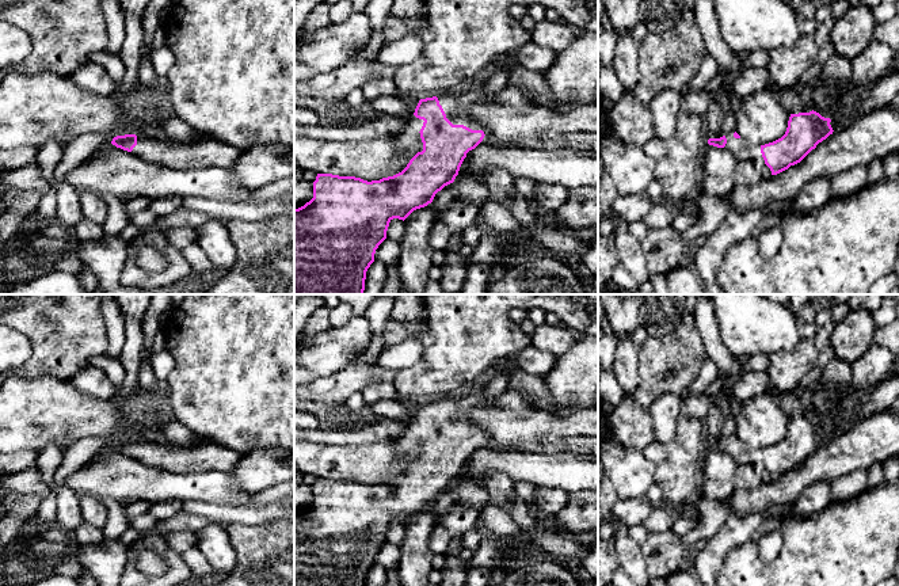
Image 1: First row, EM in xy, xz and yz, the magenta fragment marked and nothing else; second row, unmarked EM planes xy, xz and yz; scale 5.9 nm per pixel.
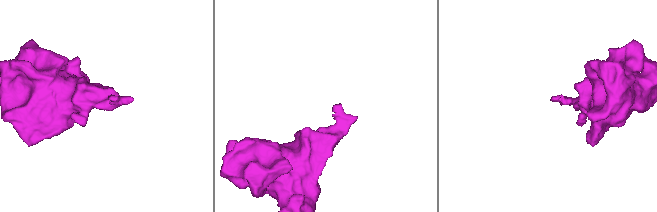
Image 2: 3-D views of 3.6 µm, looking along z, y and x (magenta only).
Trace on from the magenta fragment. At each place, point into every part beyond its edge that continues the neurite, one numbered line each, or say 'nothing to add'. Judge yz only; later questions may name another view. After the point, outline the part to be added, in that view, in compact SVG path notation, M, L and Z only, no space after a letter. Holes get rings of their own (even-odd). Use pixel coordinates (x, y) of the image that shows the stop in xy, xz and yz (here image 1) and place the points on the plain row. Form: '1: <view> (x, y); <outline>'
nothing to add

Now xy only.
1: xy (210, 456); M137 440L137 449L133 452L132 457L148 467L175 473L210 471L231 473L241 454L213 442L184 449Z

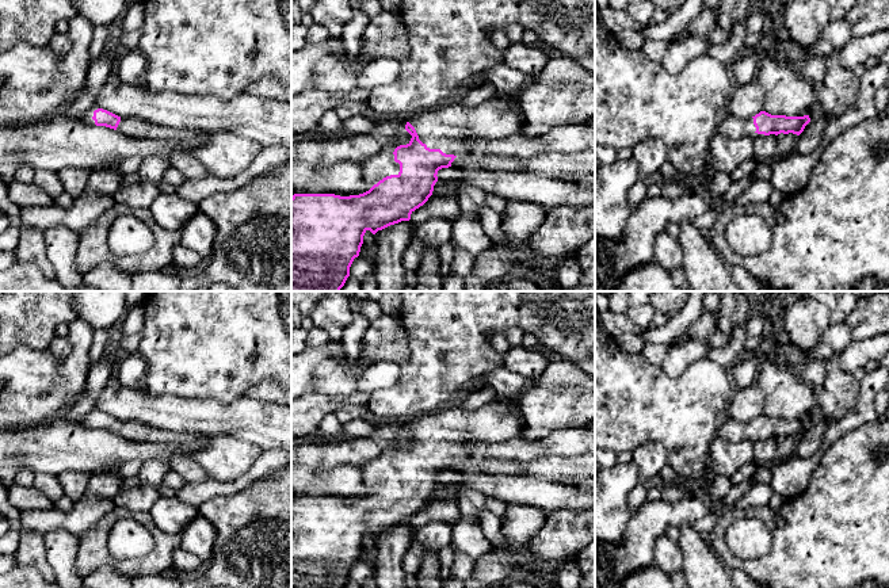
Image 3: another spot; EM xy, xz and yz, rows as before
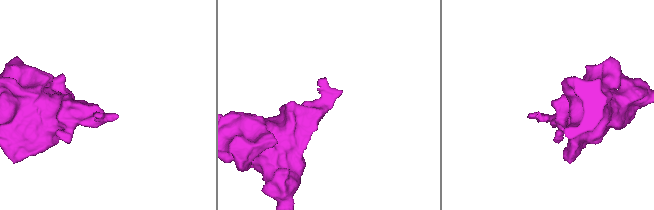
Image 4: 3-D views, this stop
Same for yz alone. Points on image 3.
1: yz (732, 430); M728 416L725 423L717 429L717 435L729 442L740 442L748 436L755 436L756 431L753 421L740 423Z

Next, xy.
1: xy (128, 428); M121 421L121 425L117 431L117 435L121 438L125 436L157 436L157 443L169 443L187 446L197 443L203 439L203 435L195 432L176 432L169 429L160 429L152 425L136 423L136 421Z

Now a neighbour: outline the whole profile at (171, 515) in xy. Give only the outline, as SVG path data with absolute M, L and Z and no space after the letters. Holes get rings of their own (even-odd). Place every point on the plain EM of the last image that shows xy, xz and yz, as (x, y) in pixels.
M160 497L149 509L154 524L164 532L180 534L199 513L197 507L178 497Z

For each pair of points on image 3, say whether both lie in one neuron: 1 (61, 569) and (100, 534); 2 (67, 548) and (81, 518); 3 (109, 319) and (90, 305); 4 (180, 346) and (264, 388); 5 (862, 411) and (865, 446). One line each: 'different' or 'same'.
1: different
2: different
3: same
4: different
5: different

